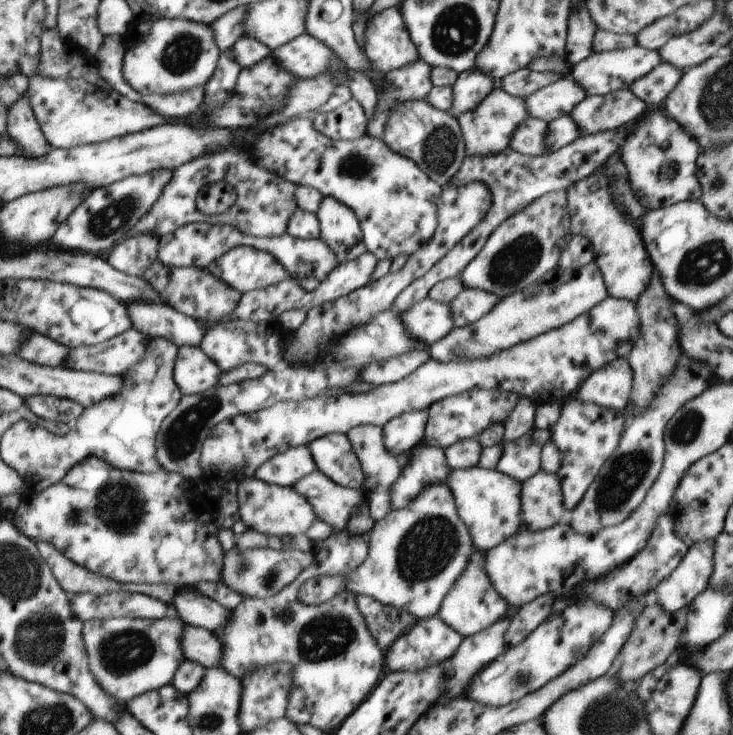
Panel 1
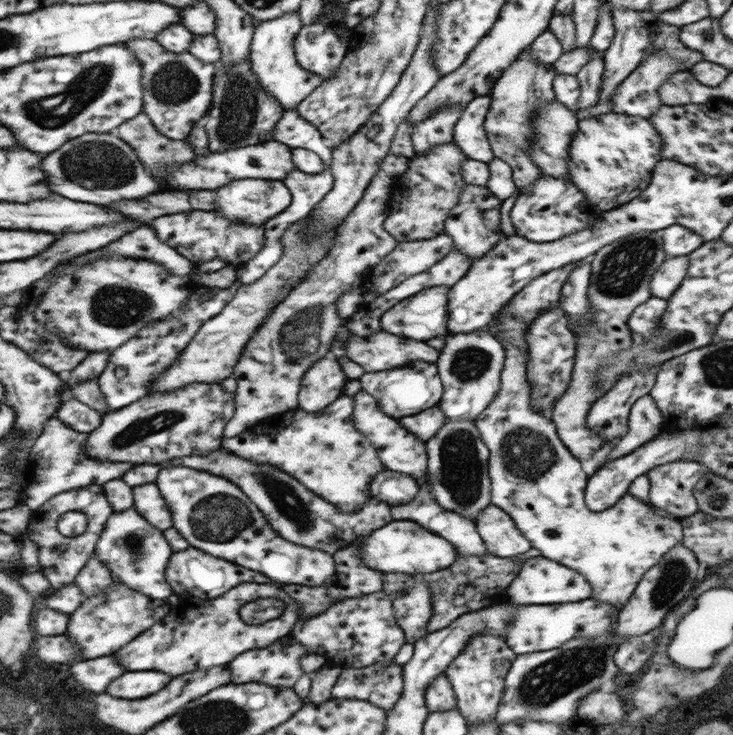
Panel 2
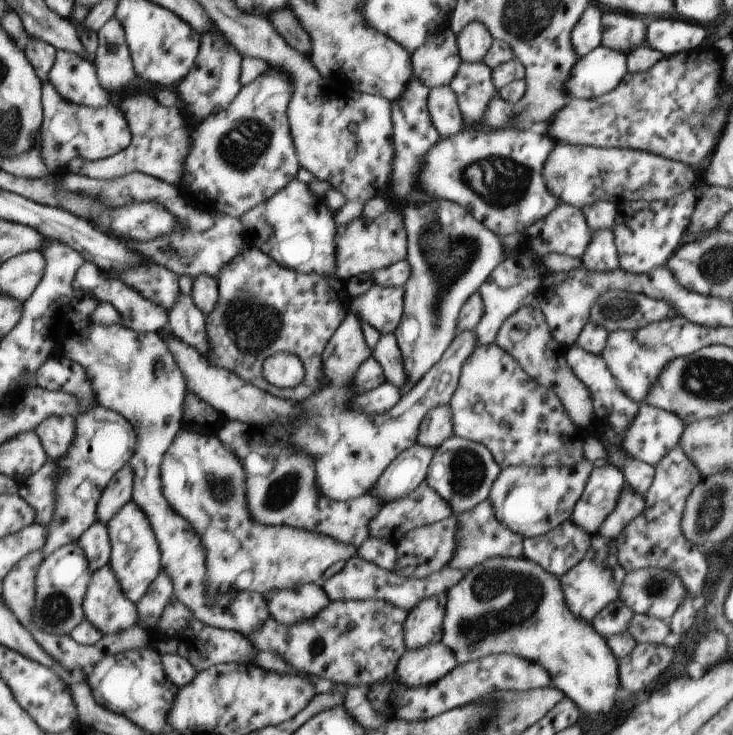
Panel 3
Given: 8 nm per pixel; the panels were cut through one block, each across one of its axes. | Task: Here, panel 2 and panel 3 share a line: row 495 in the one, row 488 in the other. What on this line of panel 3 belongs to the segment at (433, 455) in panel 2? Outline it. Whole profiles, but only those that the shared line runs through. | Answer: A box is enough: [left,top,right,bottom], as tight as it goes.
[426,436,501,516]

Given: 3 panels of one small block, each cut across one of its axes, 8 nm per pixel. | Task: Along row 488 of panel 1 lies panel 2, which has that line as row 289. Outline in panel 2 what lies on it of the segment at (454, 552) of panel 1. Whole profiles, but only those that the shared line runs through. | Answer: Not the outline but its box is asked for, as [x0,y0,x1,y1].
[380,286,449,342]

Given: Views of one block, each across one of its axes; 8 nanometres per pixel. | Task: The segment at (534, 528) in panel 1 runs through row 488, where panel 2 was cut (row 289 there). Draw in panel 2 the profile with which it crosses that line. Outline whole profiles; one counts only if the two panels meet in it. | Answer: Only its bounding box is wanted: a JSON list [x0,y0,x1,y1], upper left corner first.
[474,259,683,610]

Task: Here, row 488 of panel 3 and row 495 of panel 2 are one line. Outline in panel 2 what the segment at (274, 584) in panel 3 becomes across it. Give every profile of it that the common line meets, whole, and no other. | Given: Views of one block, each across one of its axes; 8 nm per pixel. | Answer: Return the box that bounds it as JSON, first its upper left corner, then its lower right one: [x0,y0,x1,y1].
[156,466,336,586]

